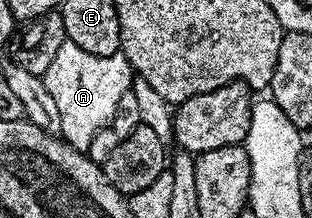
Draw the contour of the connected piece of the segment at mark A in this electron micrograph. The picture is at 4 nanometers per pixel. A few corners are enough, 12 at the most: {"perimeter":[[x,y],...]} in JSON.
{"perimeter":[[67,42],[43,79],[86,150],[134,87],[124,55]]}

